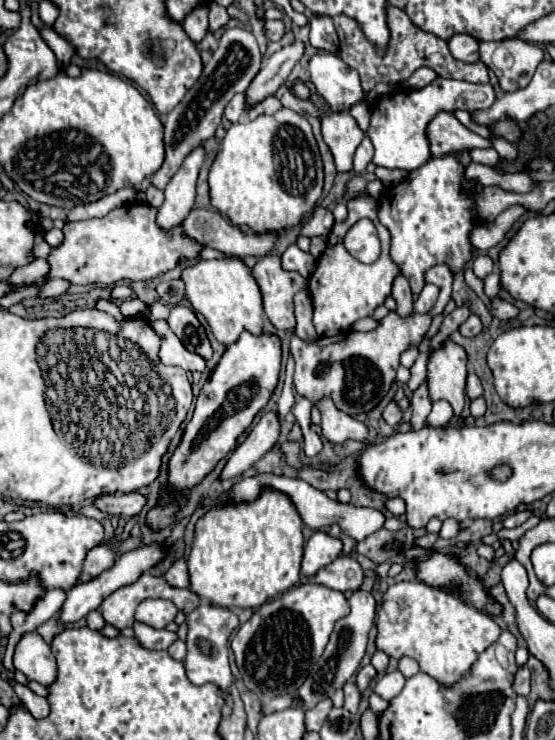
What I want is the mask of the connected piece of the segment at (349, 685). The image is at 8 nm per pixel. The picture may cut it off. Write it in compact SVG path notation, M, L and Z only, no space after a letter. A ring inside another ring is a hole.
M345 682L345 684L343 684L343 694L345 694L345 709L355 714L361 702L361 696L359 696L357 686L355 686L353 682Z

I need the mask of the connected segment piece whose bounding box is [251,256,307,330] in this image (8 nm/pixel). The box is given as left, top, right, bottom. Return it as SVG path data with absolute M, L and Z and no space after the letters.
M263 256L251 268L251 274L263 294L269 322L277 330L295 330L293 296L307 286L307 280L297 272L283 270L279 256Z

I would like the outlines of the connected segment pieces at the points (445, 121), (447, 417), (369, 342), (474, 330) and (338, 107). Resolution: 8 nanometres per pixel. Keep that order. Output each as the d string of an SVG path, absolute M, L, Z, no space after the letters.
M439 112L427 124L427 136L433 156L445 156L449 152L459 154L461 148L489 148L491 142L467 130L451 112Z
M437 400L433 402L433 410L427 418L427 426L431 428L445 428L453 418L453 410L451 410L451 404L445 402L445 400Z
M435 264L433 268L429 268L429 272L425 272L425 280L441 286L441 294L435 306L425 314L413 312L413 316L401 318L395 312L389 312L383 320L379 320L379 326L371 332L343 332L337 336L321 336L313 342L301 340L297 336L291 338L291 352L295 358L295 390L299 396L313 402L311 420L314 425L321 423L321 414L317 409L317 402L321 398L331 398L341 412L357 416L373 410L389 392L395 380L395 372L399 368L401 352L409 344L419 344L423 340L433 316L441 314L447 302L451 300L453 272L447 264Z
M473 314L473 316L469 316L469 318L459 326L459 332L461 332L465 338L473 338L473 336L477 336L477 334L481 332L481 328L483 328L483 324L481 324L479 316Z
M317 52L309 62L309 76L319 96L325 98L333 112L349 110L363 98L363 88L357 72L349 68L339 56Z

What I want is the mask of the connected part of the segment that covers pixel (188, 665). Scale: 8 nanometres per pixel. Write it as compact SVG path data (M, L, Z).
M203 602L199 608L195 608L191 614L187 614L189 622L189 634L187 634L187 658L185 658L185 670L187 678L201 686L201 684L215 684L225 694L231 694L233 674L229 668L229 638L239 628L239 618L235 612L227 608L219 608L215 604Z

